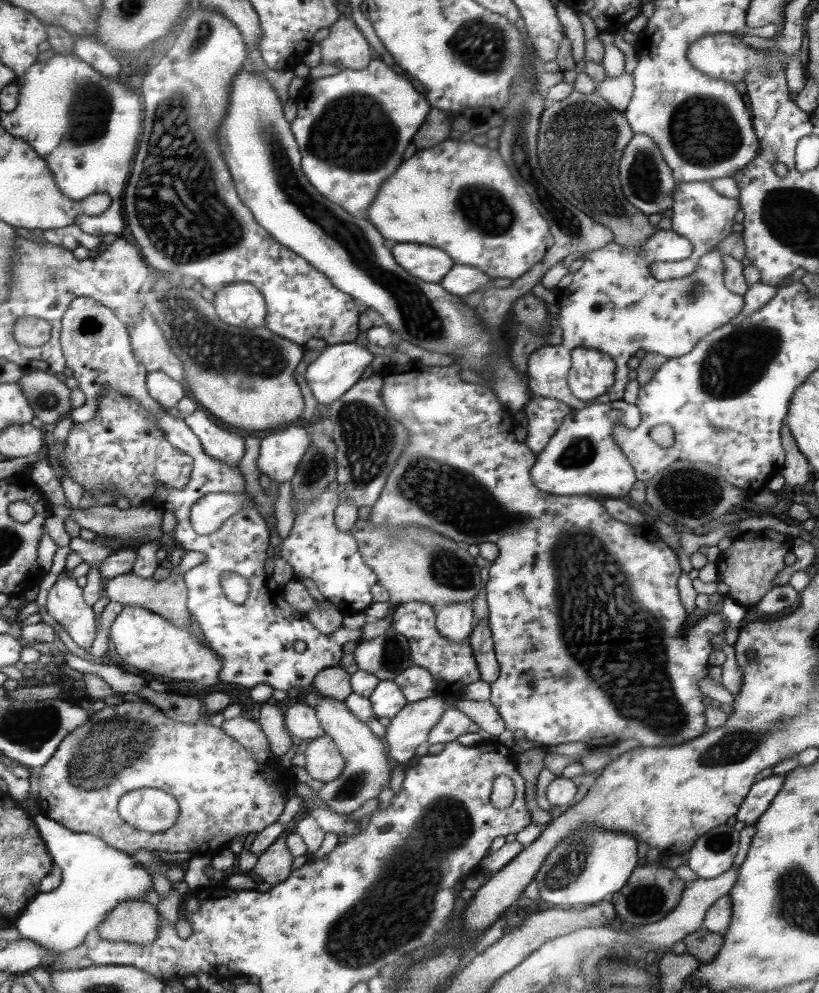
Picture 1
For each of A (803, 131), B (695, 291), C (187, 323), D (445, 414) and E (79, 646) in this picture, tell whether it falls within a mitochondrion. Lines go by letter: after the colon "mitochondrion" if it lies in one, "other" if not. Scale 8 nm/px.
A: other
B: mitochondrion
C: mitochondrion
D: other
E: other

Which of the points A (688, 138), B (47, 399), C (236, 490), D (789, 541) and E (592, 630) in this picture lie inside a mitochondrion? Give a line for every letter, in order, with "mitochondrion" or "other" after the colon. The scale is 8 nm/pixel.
A: mitochondrion
B: mitochondrion
C: other
D: other
E: mitochondrion

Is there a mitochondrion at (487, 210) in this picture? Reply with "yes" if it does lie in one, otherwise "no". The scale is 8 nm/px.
yes

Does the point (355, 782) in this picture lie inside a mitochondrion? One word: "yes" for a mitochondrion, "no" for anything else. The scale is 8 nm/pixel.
yes

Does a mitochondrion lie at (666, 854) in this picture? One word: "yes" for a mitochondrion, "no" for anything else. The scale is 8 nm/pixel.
no

